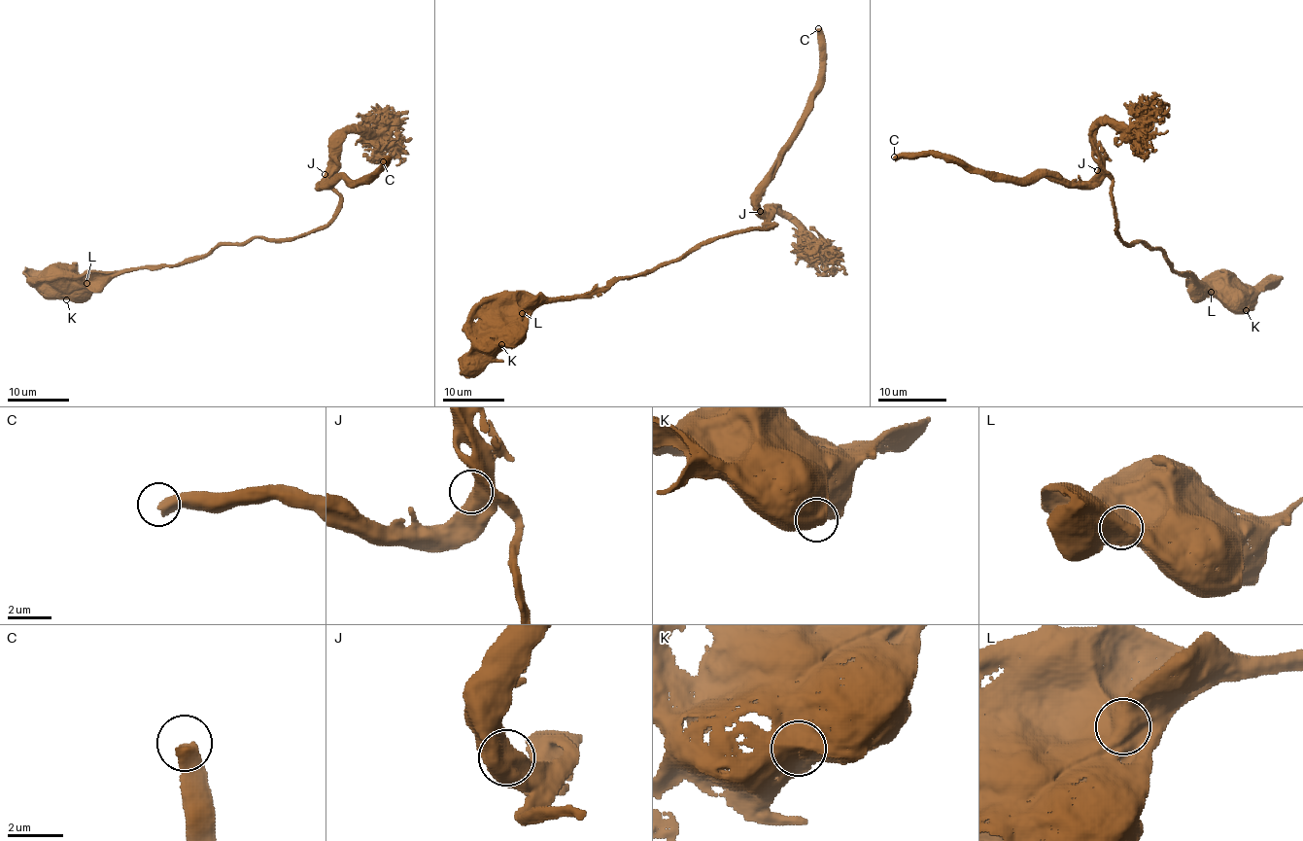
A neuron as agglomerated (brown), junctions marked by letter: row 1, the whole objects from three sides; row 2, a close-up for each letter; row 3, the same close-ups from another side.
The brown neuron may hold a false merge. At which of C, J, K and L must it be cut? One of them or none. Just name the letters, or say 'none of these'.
none of these

